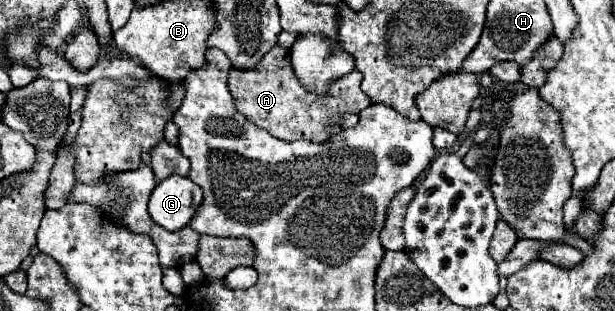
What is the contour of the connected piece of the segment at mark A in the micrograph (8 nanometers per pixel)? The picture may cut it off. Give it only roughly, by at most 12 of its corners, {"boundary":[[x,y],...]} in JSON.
{"boundary":[[289,50],[231,70],[237,110],[271,136],[323,142],[371,104],[353,70],[325,96],[299,84]]}

